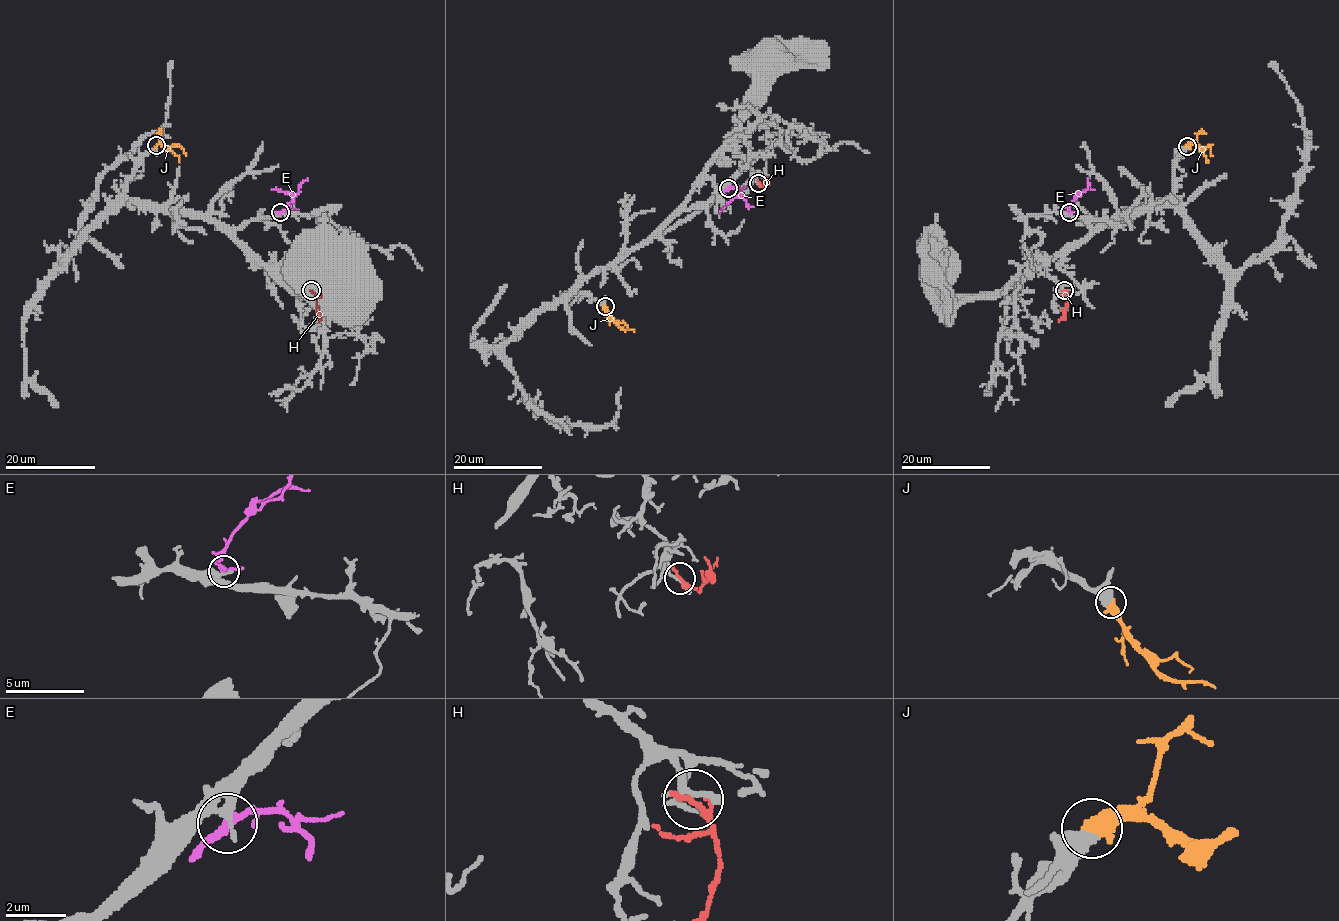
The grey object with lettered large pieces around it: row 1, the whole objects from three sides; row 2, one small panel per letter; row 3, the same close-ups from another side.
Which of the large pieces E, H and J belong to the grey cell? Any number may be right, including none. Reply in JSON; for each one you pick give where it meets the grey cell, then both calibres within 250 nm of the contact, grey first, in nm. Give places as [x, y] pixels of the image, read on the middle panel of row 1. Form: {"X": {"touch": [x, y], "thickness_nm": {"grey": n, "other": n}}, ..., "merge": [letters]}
{"J": {"touch": [605, 306], "thickness_nm": {"grey": 440, "other": 360}}, "merge": ["J"]}

